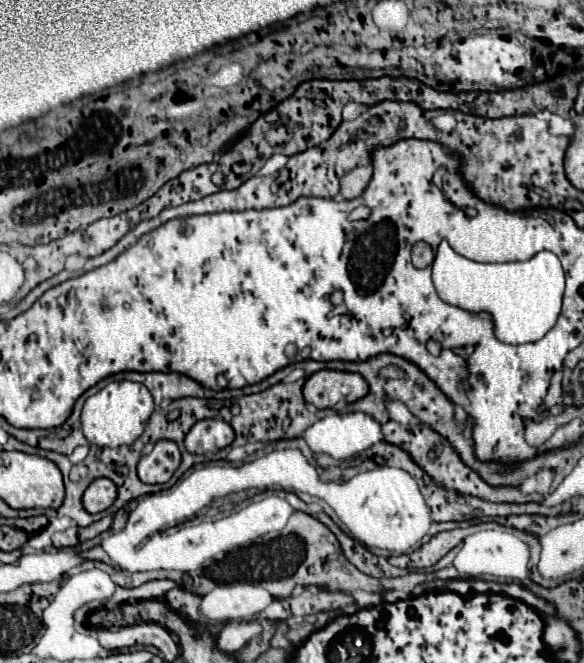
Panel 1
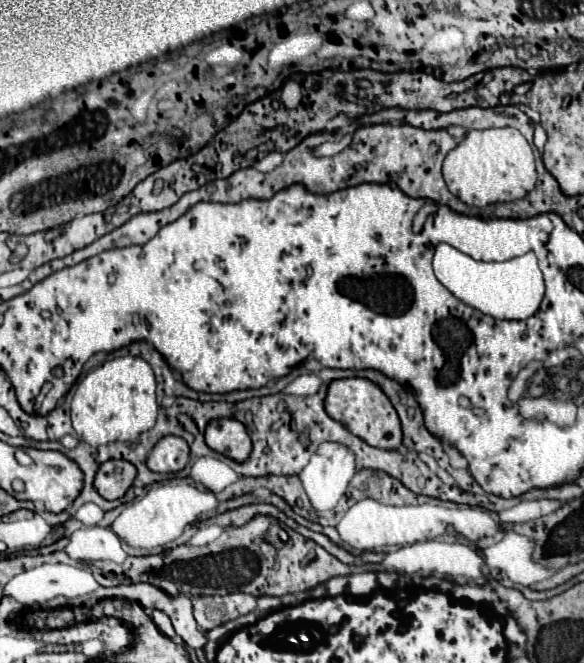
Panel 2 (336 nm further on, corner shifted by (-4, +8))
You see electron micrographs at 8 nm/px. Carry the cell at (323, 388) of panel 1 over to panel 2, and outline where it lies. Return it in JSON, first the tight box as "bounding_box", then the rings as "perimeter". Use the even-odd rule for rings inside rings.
{"bounding_box":[326,378,402,450],"perimeter":[[[344,378],[330,382],[326,396],[326,412],[330,418],[346,426],[354,436],[362,438],[374,448],[400,450],[402,446],[402,428],[394,406],[388,402],[386,394],[366,378]]]}

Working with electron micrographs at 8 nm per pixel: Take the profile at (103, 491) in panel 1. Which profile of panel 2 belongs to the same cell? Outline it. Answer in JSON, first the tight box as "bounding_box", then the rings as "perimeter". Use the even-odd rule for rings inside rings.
{"bounding_box":[94,460,136,500],"perimeter":[[[108,460],[100,464],[94,486],[102,498],[118,500],[132,486],[134,478],[136,478],[136,466],[132,466],[128,460]]]}

